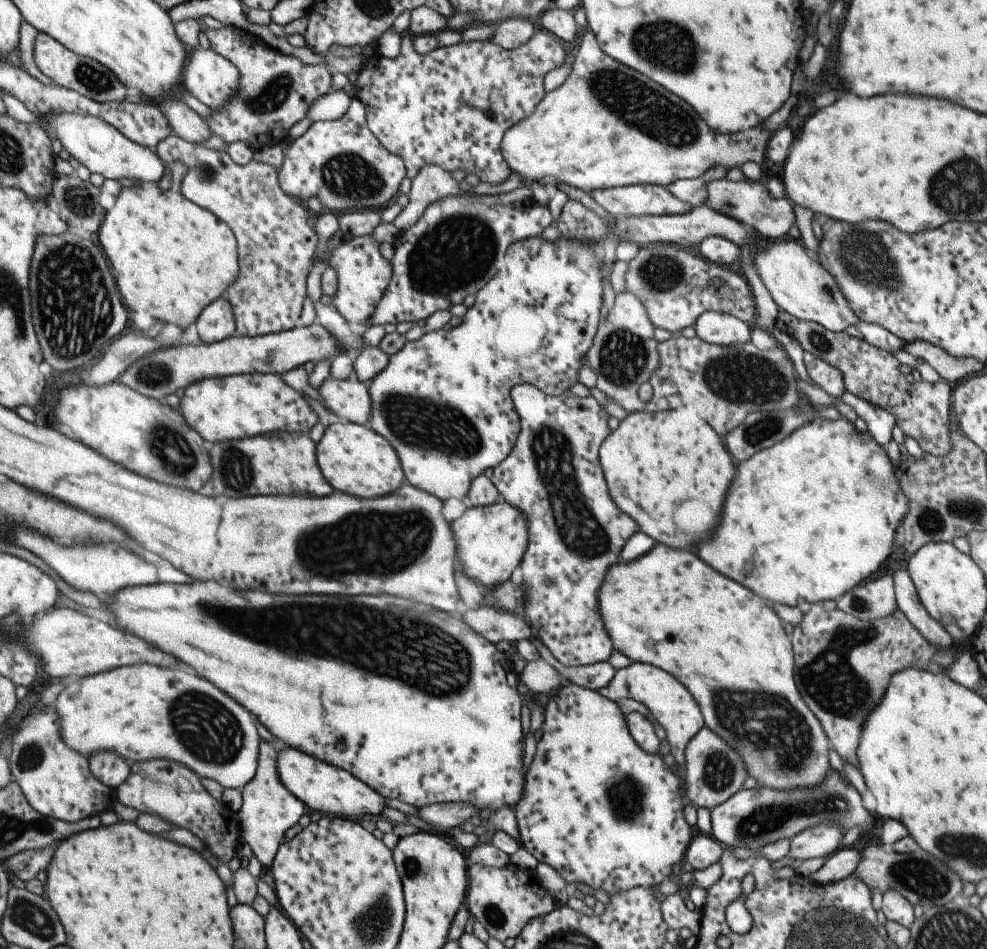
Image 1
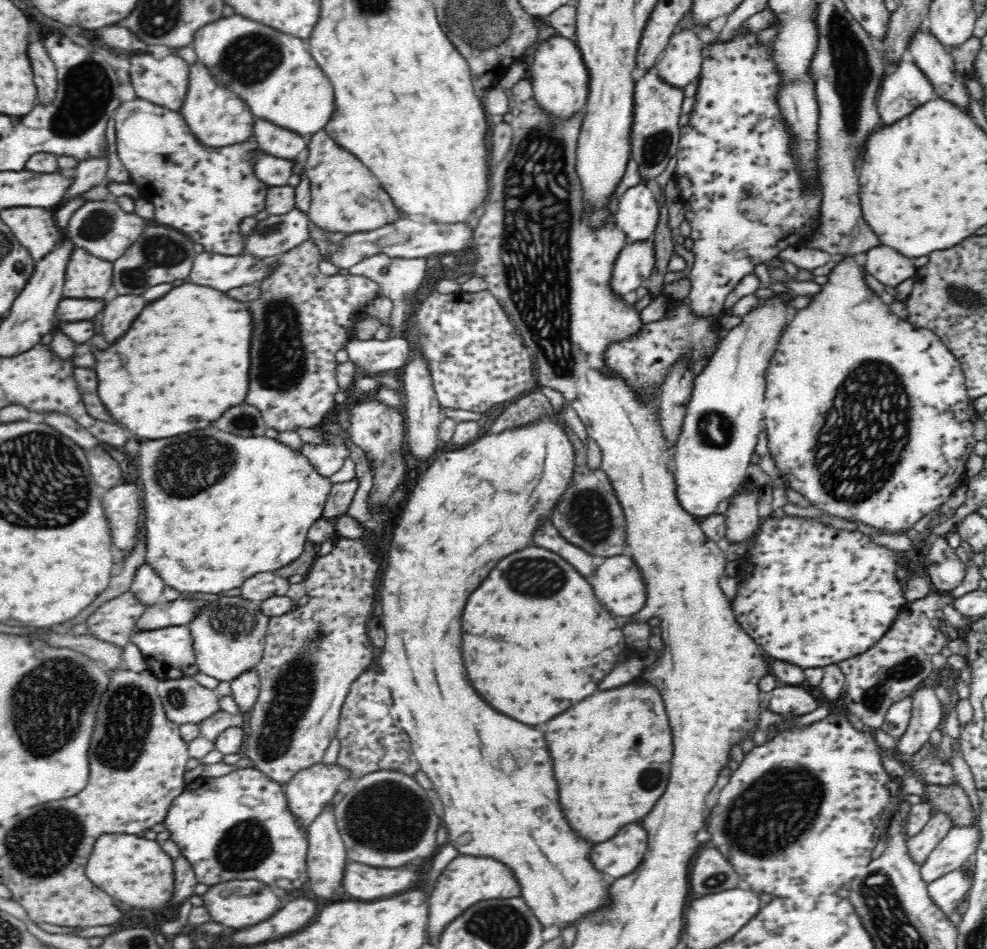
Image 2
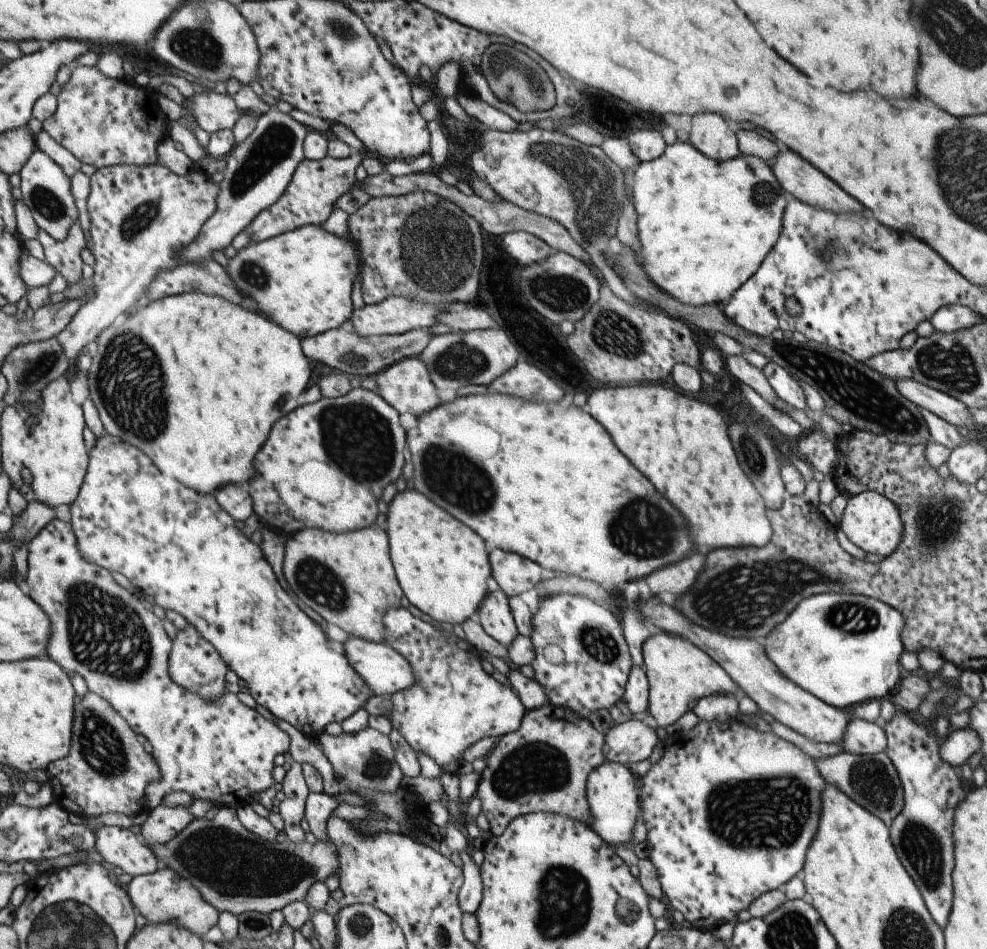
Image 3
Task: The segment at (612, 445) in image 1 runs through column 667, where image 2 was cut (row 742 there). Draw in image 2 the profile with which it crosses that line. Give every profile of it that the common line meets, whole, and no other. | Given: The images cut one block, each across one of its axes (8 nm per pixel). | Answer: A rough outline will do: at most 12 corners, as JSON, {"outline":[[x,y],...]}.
{"outline":[[570,401],[440,451],[382,580],[392,712],[541,927],[614,899],[462,612],[575,476]]}

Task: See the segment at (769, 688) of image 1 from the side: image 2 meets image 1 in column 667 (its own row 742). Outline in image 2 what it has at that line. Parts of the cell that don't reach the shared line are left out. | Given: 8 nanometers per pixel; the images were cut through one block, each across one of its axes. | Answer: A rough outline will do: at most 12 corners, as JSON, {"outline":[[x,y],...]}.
{"outline":[[652,682],[592,696],[546,732],[566,818],[596,844],[668,786]]}

